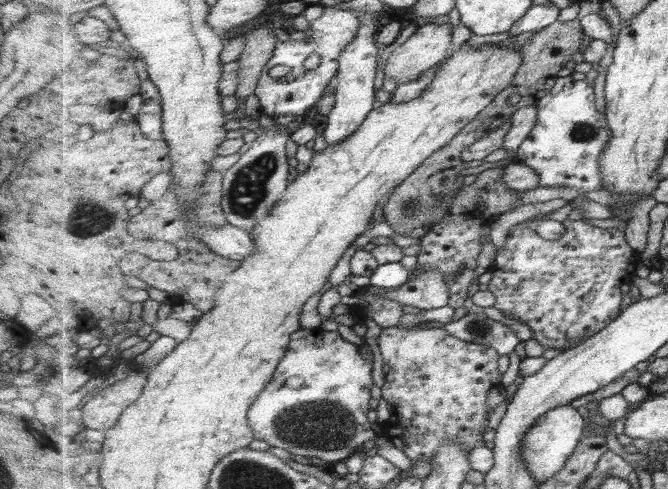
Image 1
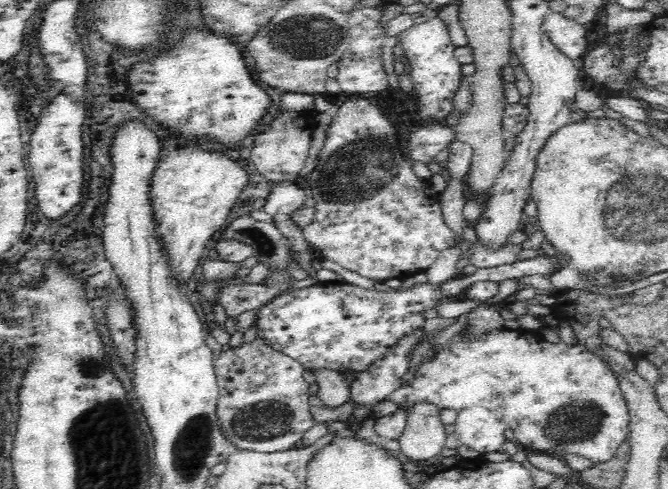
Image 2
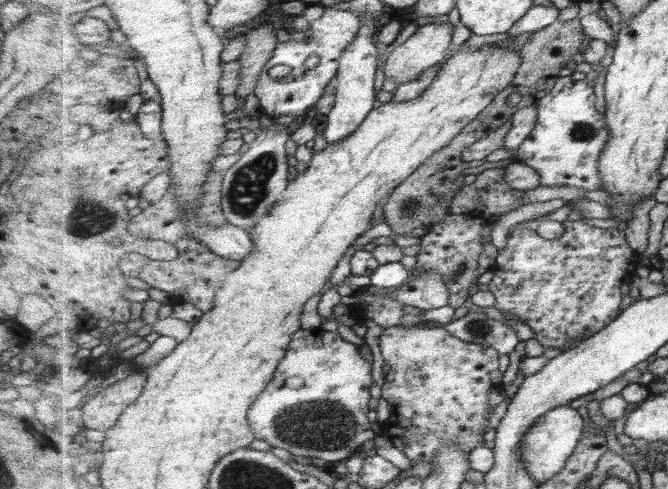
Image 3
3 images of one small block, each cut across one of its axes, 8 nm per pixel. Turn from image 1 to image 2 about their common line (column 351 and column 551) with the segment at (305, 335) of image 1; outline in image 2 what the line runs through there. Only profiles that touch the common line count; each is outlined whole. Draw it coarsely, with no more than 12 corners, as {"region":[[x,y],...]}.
{"region":[[463,329],[378,411],[480,405],[521,448],[610,460],[611,368],[536,330]]}

